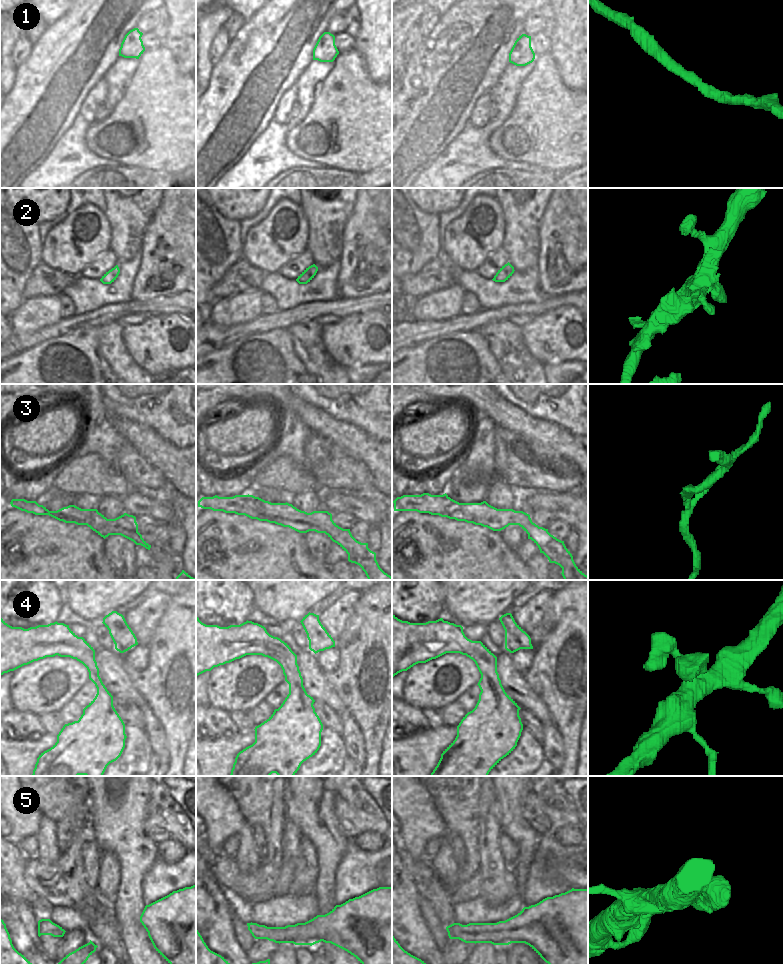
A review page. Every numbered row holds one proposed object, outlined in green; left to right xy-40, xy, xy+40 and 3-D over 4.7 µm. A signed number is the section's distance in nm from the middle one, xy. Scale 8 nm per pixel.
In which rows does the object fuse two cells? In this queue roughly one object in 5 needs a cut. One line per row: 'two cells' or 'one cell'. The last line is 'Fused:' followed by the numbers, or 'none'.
1: one cell
2: one cell
3: one cell
4: one cell
5: one cell
Fused: none

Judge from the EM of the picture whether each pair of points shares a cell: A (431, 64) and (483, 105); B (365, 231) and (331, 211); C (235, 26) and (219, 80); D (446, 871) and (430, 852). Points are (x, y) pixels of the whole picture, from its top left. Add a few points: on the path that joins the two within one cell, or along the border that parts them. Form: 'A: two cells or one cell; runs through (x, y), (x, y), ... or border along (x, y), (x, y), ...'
A: two cells; border along (488, 91), (477, 99), (468, 119)
B: two cells; border along (356, 198), (344, 225), (341, 243)
C: two cells; border along (245, 20), (239, 31), (229, 40)
D: two cells; border along (442, 839), (442, 843), (431, 861)

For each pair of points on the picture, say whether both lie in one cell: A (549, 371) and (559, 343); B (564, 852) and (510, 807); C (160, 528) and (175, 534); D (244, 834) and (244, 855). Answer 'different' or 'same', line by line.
A: different
B: different
C: different
D: same

